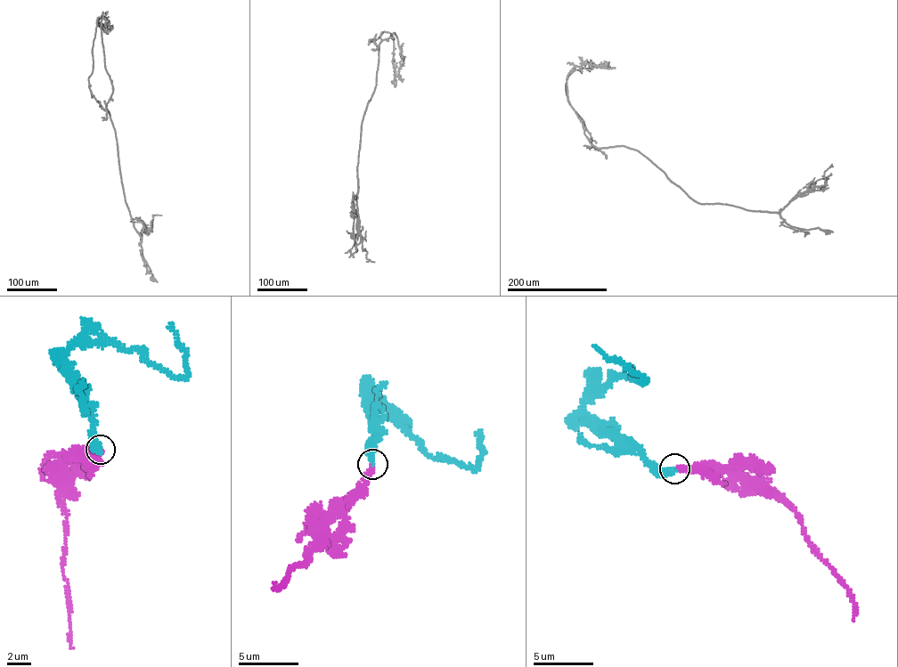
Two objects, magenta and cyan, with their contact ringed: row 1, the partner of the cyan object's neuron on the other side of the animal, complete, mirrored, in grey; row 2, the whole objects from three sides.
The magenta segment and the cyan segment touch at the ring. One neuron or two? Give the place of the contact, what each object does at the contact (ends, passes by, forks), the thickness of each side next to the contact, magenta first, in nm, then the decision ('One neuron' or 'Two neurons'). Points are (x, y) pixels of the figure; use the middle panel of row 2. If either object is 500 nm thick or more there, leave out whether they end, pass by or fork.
Place: (372, 464). At the ring magenta ends. At the ring cyan ends. Thickness 320 nm (magenta) against 380 nm. One neuron

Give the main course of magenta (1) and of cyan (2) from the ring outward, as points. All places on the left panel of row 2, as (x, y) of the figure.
1: (101, 448), (102, 451), (69, 462), (70, 475), (59, 495), (67, 521), (61, 567), (73, 647)
2: (101, 448), (69, 367), (69, 349), (106, 344), (138, 349), (175, 377), (183, 376), (186, 362), (169, 323)

